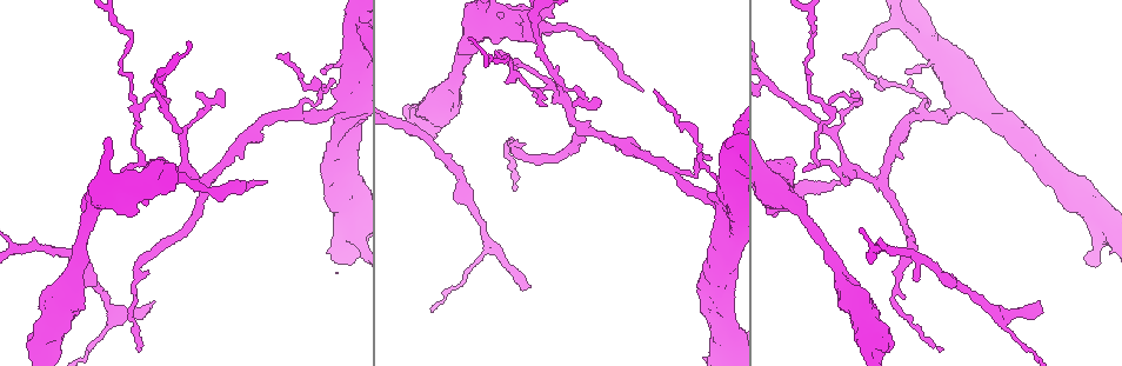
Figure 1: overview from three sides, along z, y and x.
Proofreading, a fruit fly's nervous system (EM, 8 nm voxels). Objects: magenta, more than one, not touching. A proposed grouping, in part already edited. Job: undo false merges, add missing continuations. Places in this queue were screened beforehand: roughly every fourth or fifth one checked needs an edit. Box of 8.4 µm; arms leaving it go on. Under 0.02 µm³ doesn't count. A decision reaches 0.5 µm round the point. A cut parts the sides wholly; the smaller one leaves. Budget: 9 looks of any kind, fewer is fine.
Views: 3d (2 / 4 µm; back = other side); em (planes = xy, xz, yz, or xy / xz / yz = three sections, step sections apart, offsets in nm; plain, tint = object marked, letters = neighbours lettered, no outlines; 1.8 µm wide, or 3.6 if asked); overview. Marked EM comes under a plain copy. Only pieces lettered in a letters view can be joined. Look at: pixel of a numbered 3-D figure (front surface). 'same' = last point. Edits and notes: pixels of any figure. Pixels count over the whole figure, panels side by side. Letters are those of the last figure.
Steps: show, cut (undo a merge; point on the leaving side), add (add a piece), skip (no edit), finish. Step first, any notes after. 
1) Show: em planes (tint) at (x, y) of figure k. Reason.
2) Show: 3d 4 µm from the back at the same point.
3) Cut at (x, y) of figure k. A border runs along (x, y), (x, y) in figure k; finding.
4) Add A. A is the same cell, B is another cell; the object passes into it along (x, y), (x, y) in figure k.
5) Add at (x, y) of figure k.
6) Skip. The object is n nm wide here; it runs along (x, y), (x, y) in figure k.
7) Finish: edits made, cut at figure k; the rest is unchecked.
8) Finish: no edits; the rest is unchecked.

Show: em yz step 4 (tint) at (563, 96) of figure 1. Three-way junction.

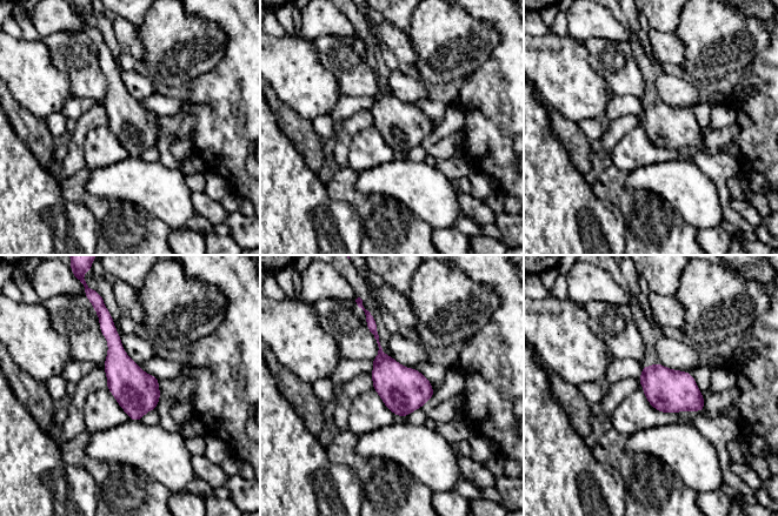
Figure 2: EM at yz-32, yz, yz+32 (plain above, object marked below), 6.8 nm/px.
Show: em planes (letters) at the same point. Another direction.

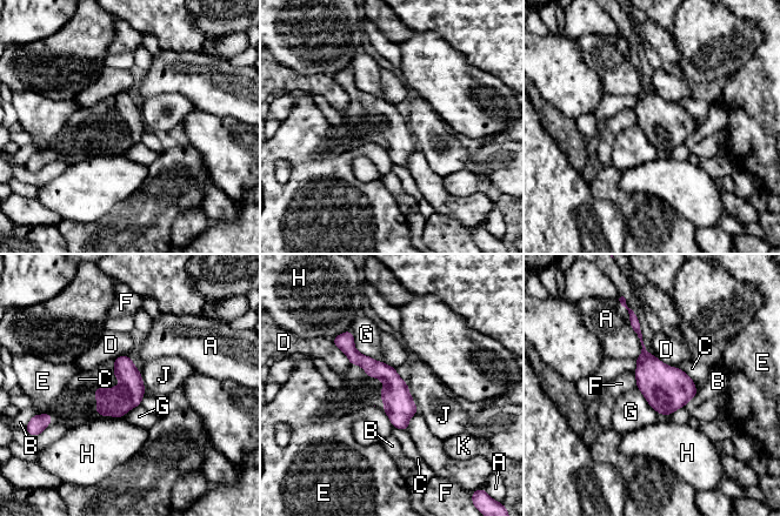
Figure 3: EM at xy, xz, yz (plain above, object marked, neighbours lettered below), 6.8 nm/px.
Skip. A, B, C, D, E, F, G, H, J and K are other cells; it runs along (338, 341), (394, 387), (405, 426) in figure 3; continuous, no second neuron.

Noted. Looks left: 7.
Show: em planes (letters) at (940, 346) of figure 1. An open end.

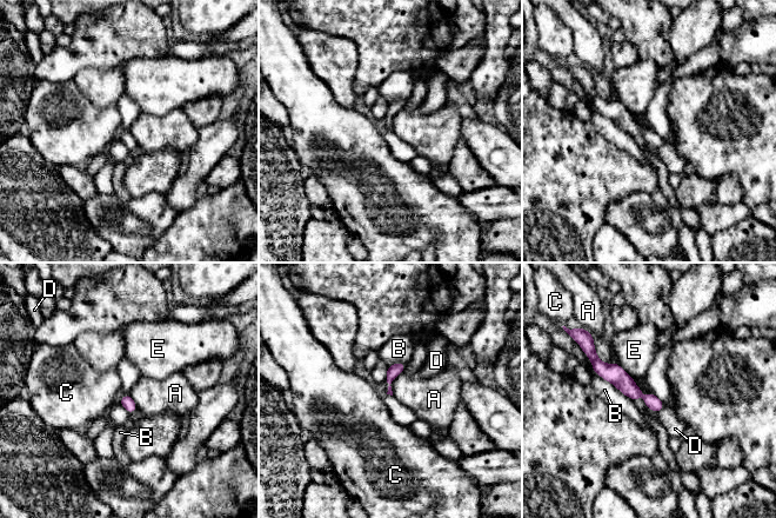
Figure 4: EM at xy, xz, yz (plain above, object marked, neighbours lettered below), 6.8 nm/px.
Skip. A, B, C, D and E are other cells; a border runs along (402, 371), (390, 384), (392, 394) in figure 4; none of them fits.

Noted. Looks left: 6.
Show: 3d 4 µm at (868, 342) of figure 1. Arms part here.

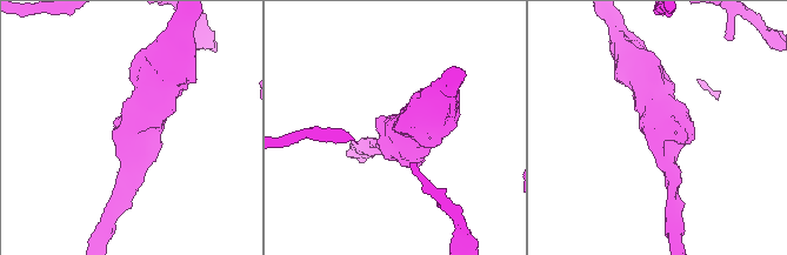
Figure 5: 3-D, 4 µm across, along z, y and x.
Show: em 3.6 µm planes (letters) at (659, 133) of figure 5. Shape alone is not enough.

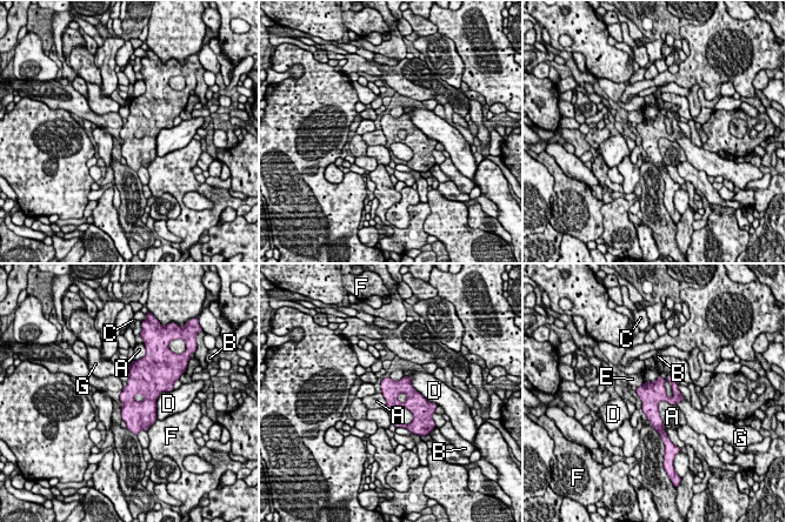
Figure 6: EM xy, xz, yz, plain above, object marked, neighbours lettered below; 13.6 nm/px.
Skip. A, B, C, D, E, F and G are other cells; a border runs along (661, 400), (658, 413), (665, 427) in figure 6; one neuron here.

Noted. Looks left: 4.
Show: em planes (letters) at (155, 179) of figure 1.

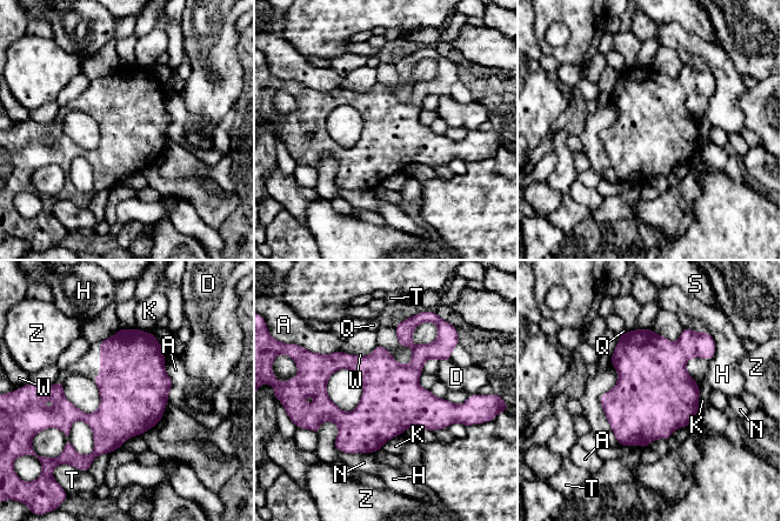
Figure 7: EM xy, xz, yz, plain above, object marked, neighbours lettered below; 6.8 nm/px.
Skip. A, D, H, K, N, Q, S, T, W and Z are other cells; a border runs along (419, 427), (411, 426), (401, 433) in figure 7; continuous, no second neuron.

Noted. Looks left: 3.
Finish: no edits; the rest is unchecked.

